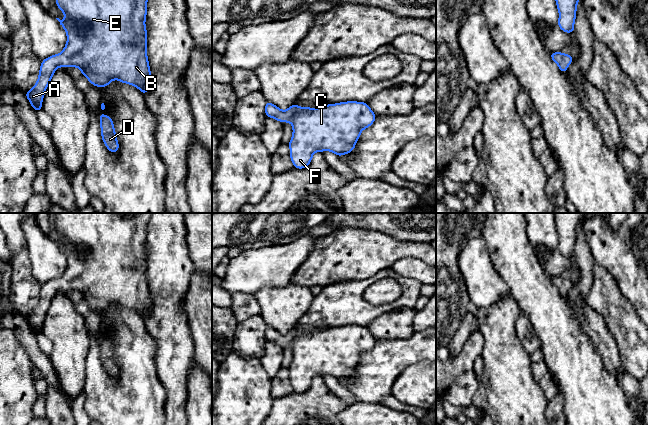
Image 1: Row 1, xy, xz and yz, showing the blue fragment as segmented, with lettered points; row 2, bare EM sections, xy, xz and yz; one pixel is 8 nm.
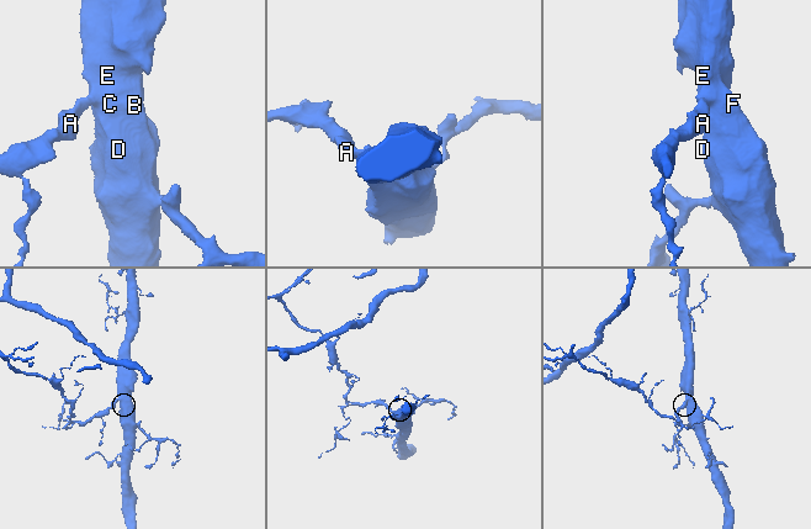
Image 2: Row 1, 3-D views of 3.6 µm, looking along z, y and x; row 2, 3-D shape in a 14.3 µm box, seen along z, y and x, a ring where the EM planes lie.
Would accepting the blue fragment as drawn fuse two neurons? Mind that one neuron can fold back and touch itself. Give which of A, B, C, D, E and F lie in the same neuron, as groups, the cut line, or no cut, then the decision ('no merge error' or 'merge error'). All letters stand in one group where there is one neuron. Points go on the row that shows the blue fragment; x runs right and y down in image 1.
groups A B C D E F; cut none; no merge error

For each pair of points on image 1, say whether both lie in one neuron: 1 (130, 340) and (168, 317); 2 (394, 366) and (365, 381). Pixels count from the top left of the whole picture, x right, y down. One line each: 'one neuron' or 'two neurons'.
1: two neurons
2: one neuron

